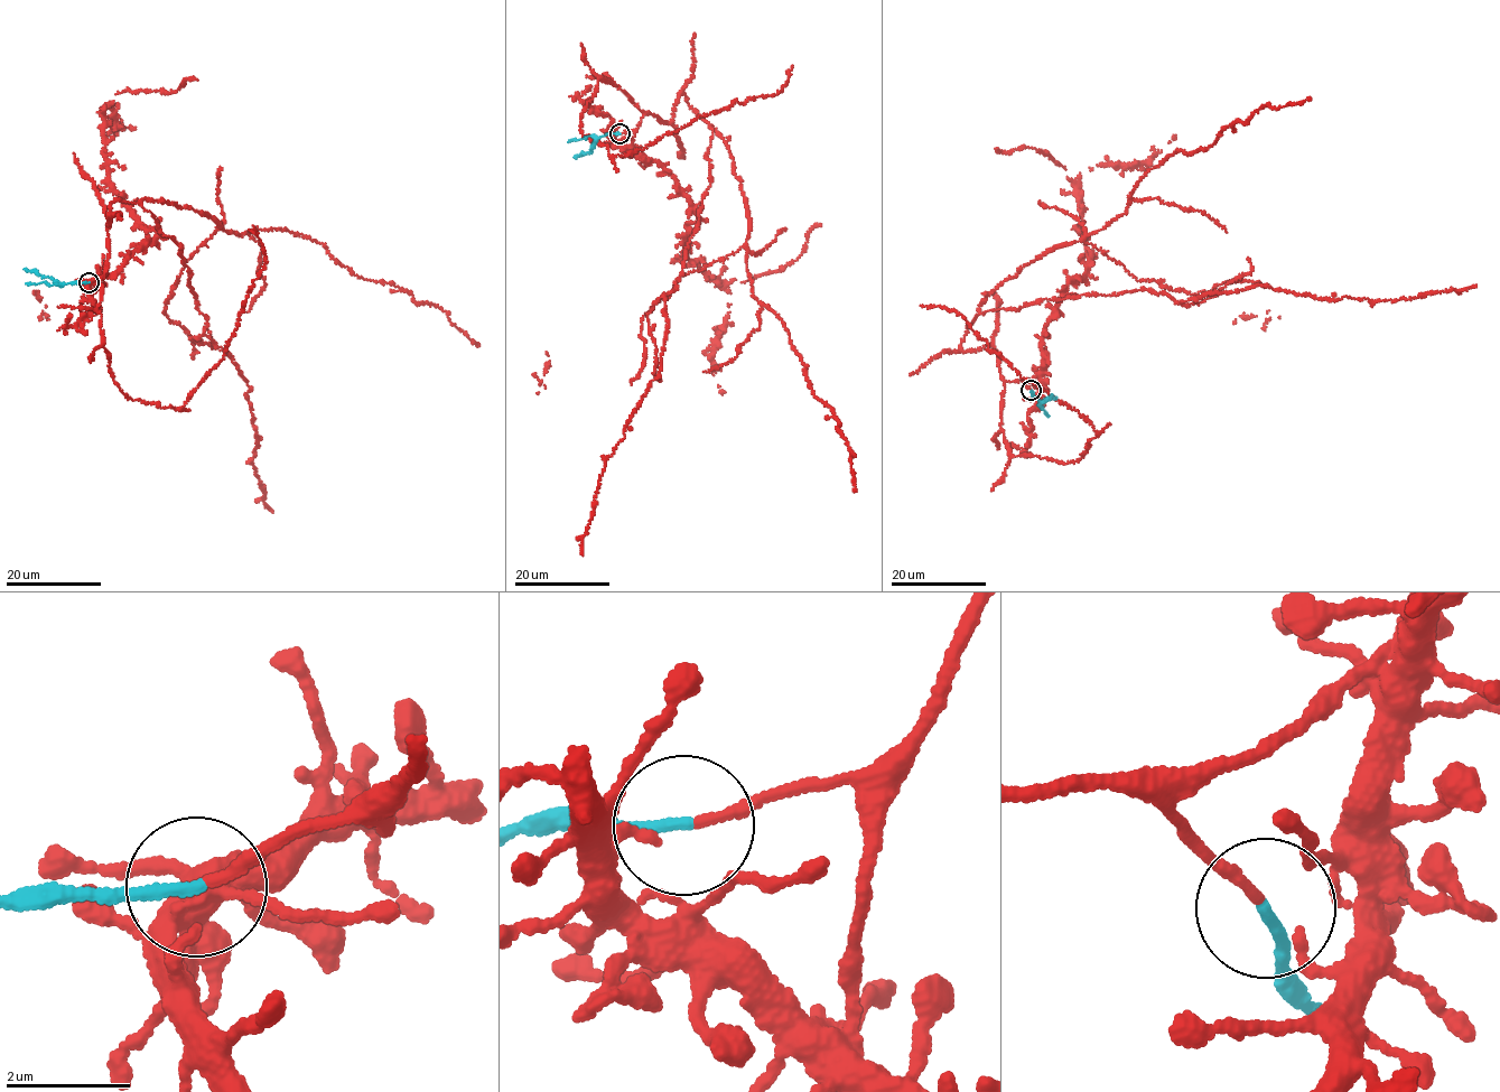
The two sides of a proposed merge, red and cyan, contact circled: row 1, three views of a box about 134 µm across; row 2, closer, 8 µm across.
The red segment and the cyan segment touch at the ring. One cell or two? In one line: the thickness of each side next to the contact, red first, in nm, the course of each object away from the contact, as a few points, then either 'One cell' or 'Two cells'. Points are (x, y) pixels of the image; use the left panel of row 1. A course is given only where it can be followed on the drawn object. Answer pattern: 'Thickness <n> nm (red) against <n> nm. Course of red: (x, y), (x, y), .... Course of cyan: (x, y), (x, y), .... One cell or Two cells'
Thickness 130 nm (red) against 190 nm. Course of red: (90, 281), (105, 268), (115, 199), (152, 213), (183, 248), (204, 334), (249, 385), (250, 463), (273, 512). Course of cyan: (89, 281), (62, 286), (25, 269). One cell

